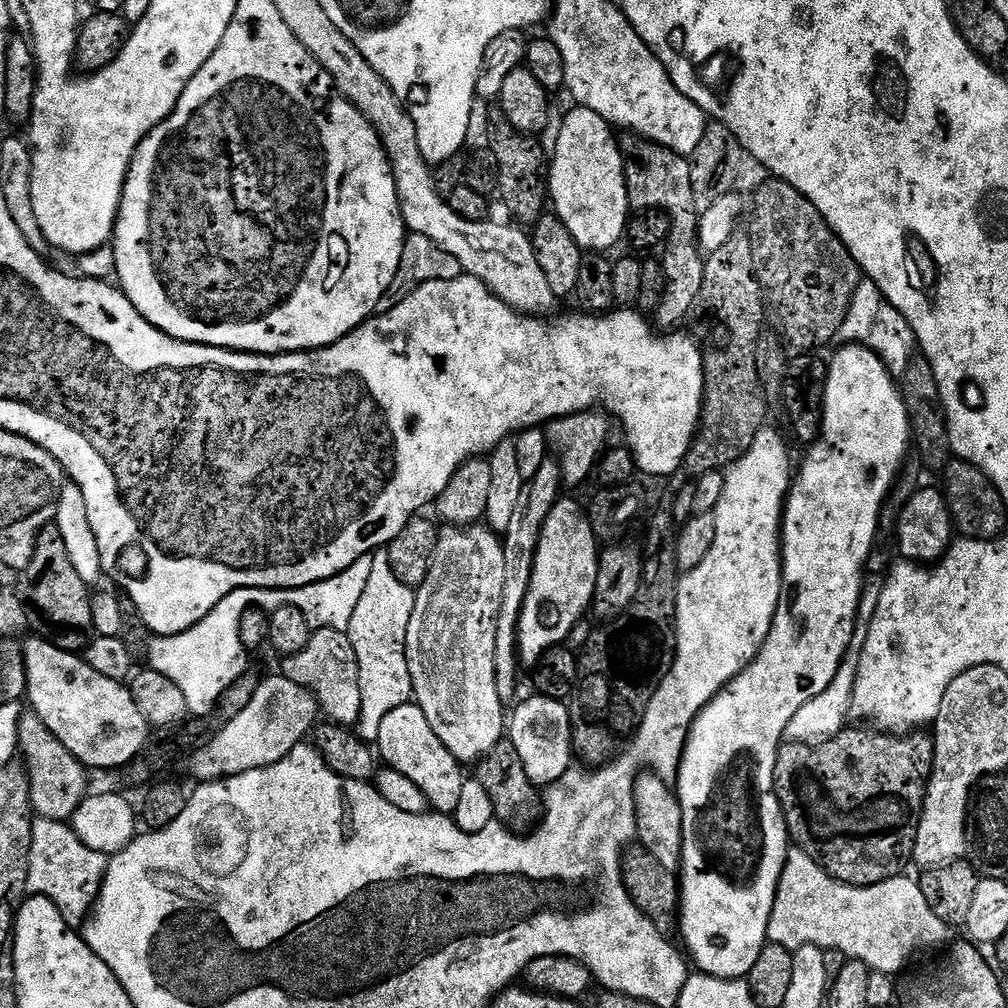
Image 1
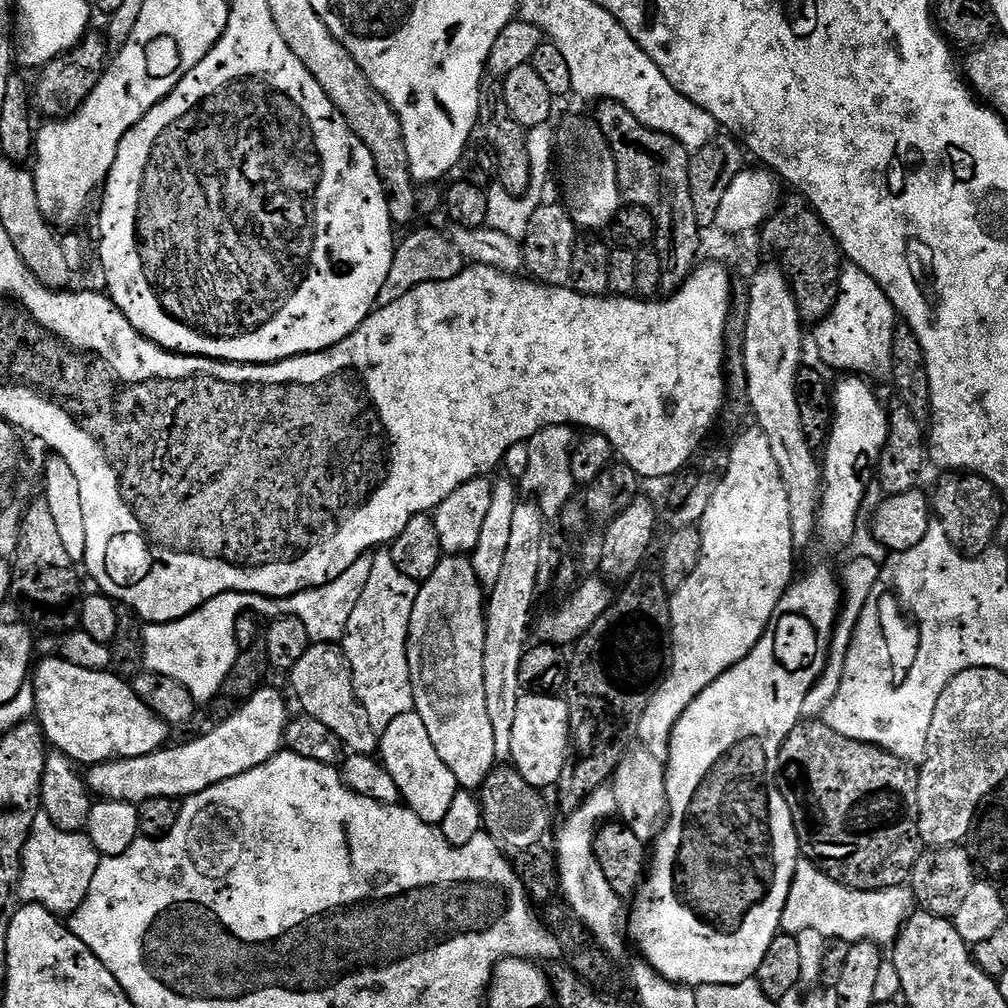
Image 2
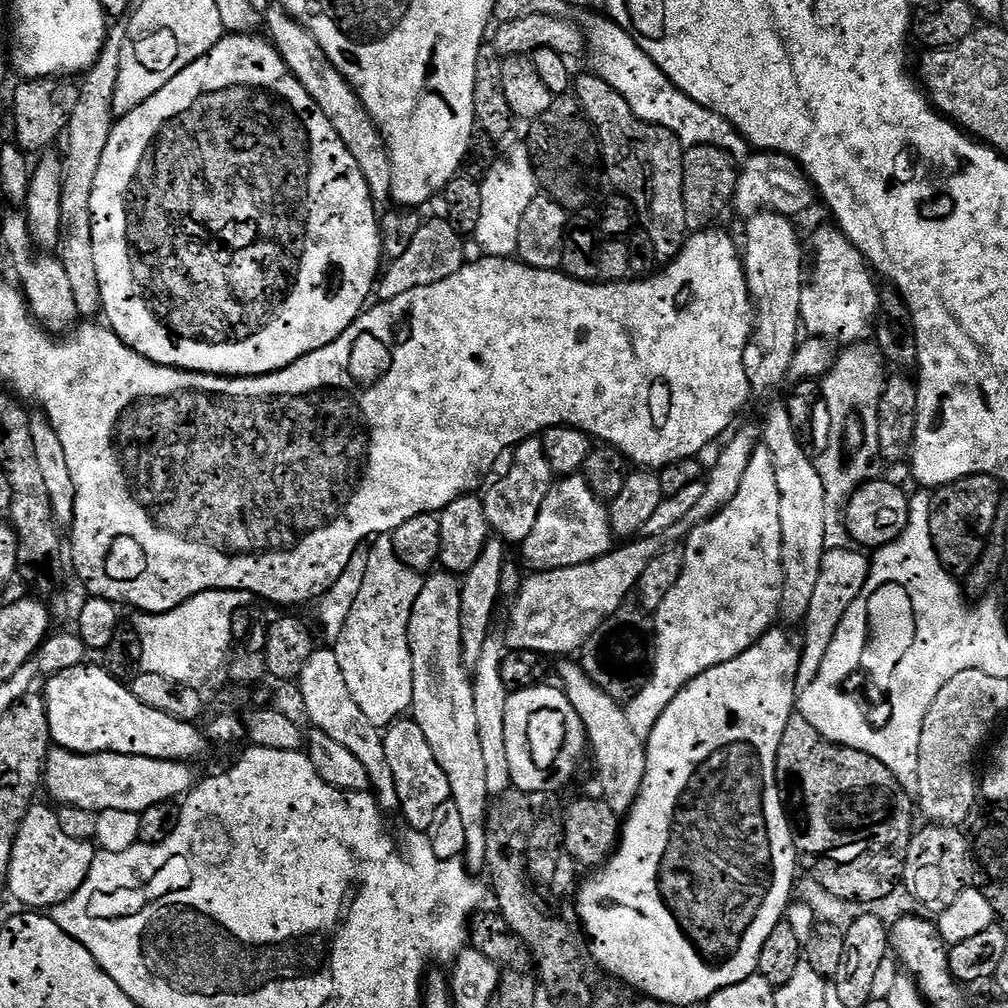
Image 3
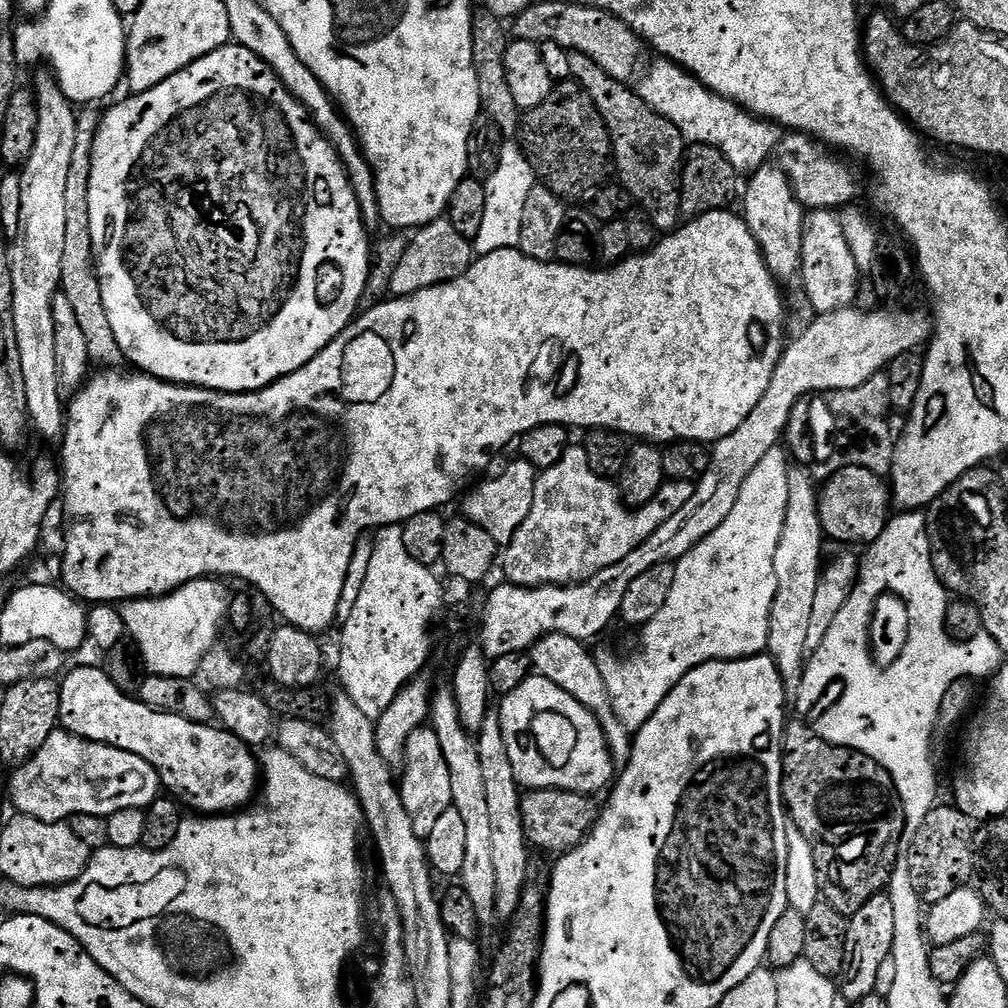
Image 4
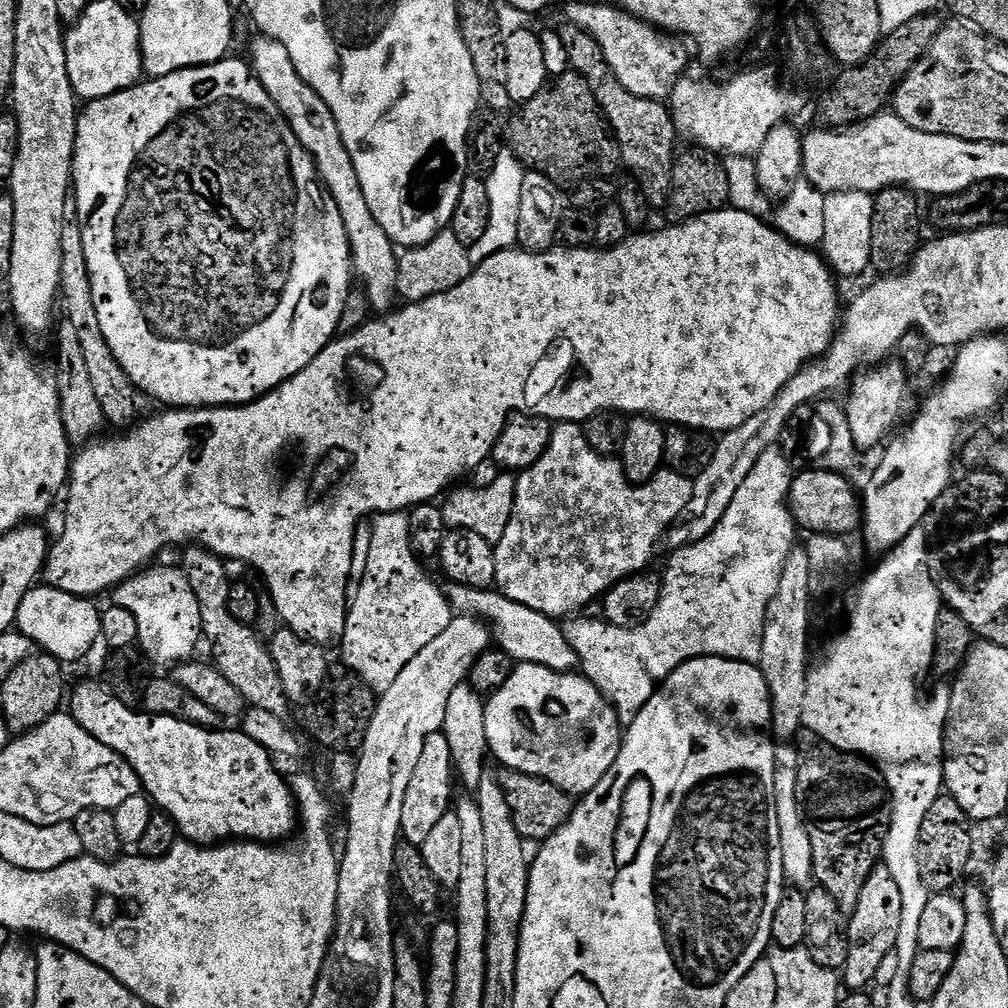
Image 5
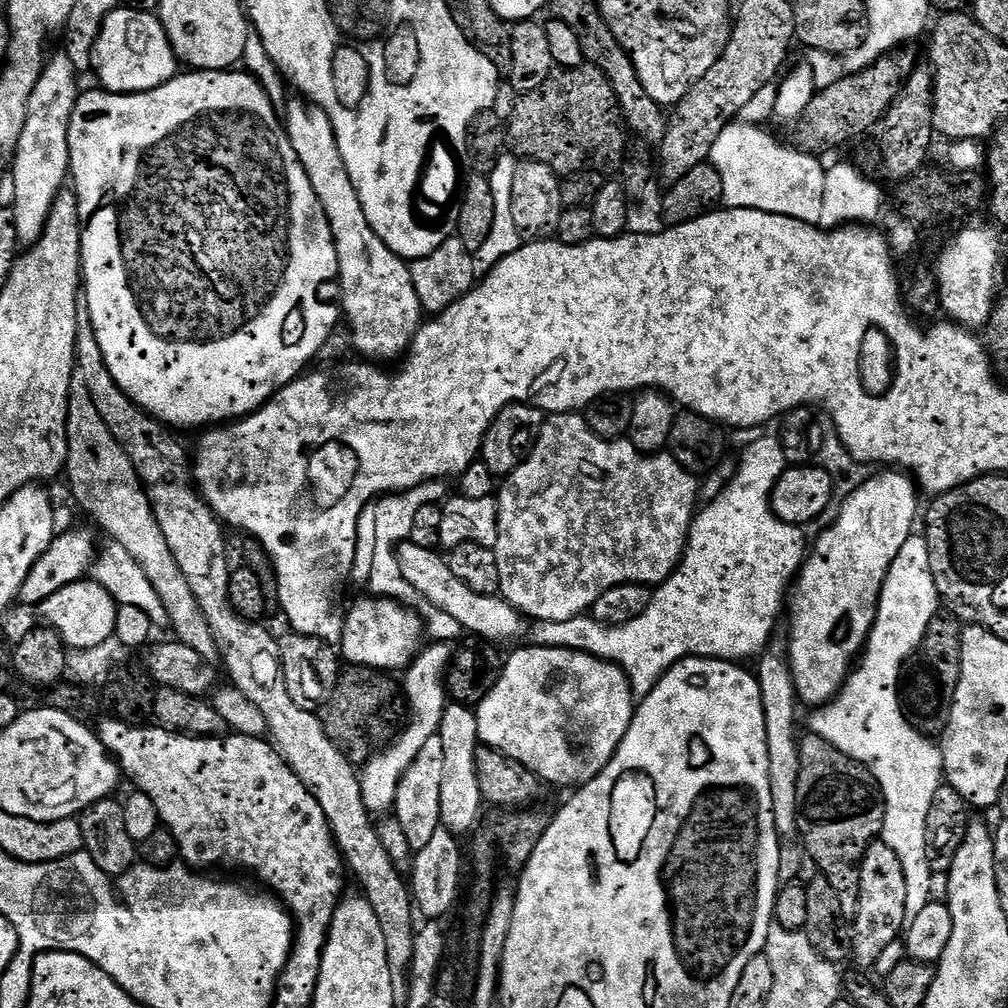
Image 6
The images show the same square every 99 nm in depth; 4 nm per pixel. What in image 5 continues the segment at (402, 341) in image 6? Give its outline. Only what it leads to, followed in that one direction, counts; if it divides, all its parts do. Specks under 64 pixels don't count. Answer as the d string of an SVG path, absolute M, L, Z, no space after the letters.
M256 34L252 40L250 67L262 82L266 94L270 94L274 106L278 106L278 110L286 118L290 130L294 130L298 142L311 154L320 183L324 185L328 195L334 198L350 242L355 275L368 295L371 307L377 313L387 313L398 300L398 248L388 237L386 230L378 226L374 214L370 214L366 194L362 194L362 182L358 182L350 150L346 150L346 142L342 142L342 134L338 130L338 122L334 122L334 114L330 114L330 106L326 106L326 102L322 102L320 95L306 83L302 74L294 70L294 62L290 62L290 54L286 54L286 46L282 46L282 42Z

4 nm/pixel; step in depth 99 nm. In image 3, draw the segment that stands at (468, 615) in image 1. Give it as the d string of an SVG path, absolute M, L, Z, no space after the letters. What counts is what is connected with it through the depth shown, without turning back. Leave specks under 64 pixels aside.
M436 570L424 580L422 594L414 604L408 641L412 651L412 677L414 698L411 719L422 726L438 766L448 775L450 798L462 813L466 825L466 864L469 869L480 870L488 863L486 836L490 797L486 788L486 761L482 754L482 741L478 736L478 710L474 710L473 677L464 658L462 644L461 581L451 572Z

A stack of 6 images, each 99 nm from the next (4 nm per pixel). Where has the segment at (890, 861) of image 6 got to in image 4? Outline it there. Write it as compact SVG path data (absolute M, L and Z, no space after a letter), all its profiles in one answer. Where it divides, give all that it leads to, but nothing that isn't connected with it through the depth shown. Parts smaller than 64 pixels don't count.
M887 894L870 898L862 910L858 910L848 922L846 934L846 962L844 972L838 978L838 992L849 1002L855 1002L873 995L878 982L878 969L891 956L894 946L894 906L890 906Z

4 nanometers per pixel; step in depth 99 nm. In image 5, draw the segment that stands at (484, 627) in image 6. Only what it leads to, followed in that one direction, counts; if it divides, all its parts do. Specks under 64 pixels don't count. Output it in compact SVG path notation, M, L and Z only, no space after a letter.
M449 583L446 595L449 604L457 613L474 616L487 622L500 651L507 654L516 664L537 664L555 672L577 671L578 661L574 646L566 642L563 627L553 617L538 610L530 610L530 606L522 606L506 598L498 590L467 588L461 584Z

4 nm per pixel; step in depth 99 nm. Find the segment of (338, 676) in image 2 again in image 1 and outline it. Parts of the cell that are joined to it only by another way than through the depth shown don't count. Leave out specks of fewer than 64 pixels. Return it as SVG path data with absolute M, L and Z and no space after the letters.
M317 628L312 633L310 642L298 650L298 654L283 657L282 674L290 682L305 688L316 697L321 713L324 712L329 721L341 726L356 726L360 723L362 708L362 686L360 685L360 671L358 658L354 654L354 646L350 642L347 632Z

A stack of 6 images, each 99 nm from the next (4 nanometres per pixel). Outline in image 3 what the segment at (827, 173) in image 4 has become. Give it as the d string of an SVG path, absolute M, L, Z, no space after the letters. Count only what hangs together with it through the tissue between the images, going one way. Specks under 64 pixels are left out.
M759 151L749 155L743 163L739 180L736 183L733 209L750 219L756 214L773 212L789 218L808 211L818 198L815 185L792 156L784 152Z

